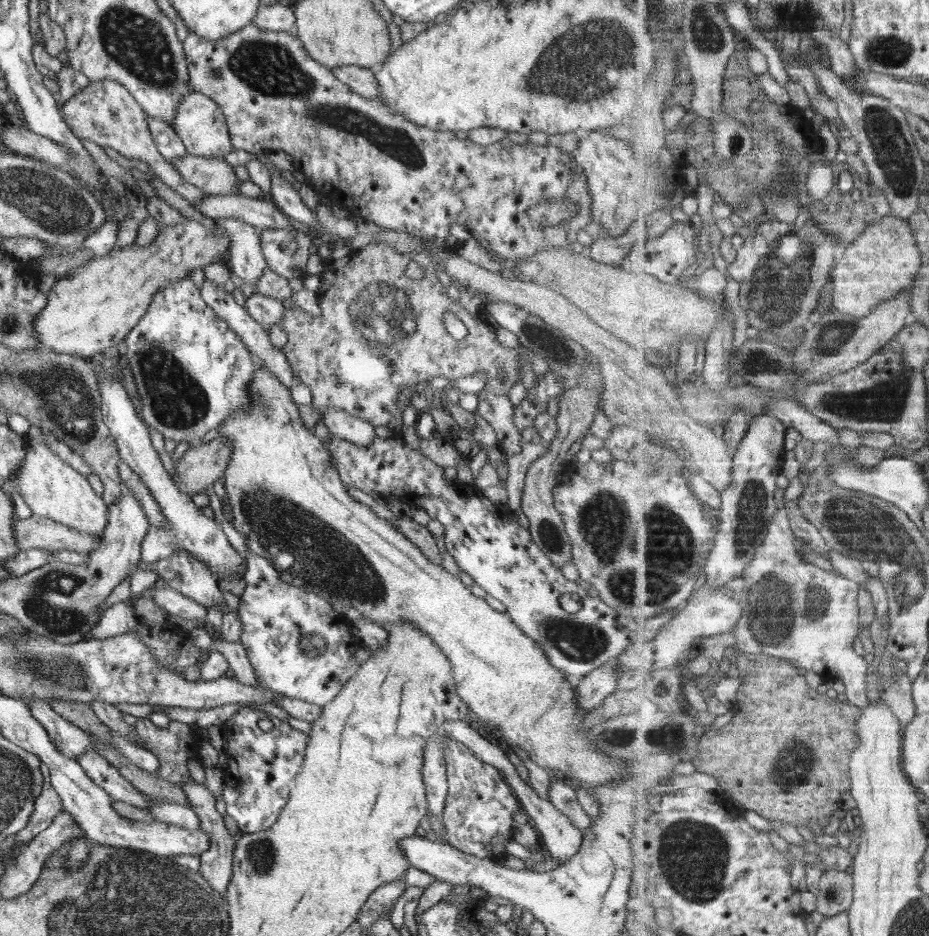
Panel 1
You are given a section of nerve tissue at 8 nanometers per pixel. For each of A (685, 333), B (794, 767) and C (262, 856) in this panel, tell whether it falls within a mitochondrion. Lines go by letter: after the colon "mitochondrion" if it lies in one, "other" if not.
A: other
B: mitochondrion
C: mitochondrion

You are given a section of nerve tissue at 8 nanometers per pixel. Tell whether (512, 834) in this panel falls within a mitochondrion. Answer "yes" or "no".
no

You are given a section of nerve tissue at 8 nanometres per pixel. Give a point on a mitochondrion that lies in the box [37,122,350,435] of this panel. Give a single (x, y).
(175, 398)

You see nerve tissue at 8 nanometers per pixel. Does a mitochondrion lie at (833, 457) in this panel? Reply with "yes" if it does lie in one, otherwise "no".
no

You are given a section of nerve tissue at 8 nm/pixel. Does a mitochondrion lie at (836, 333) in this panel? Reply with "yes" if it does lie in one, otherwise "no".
yes

